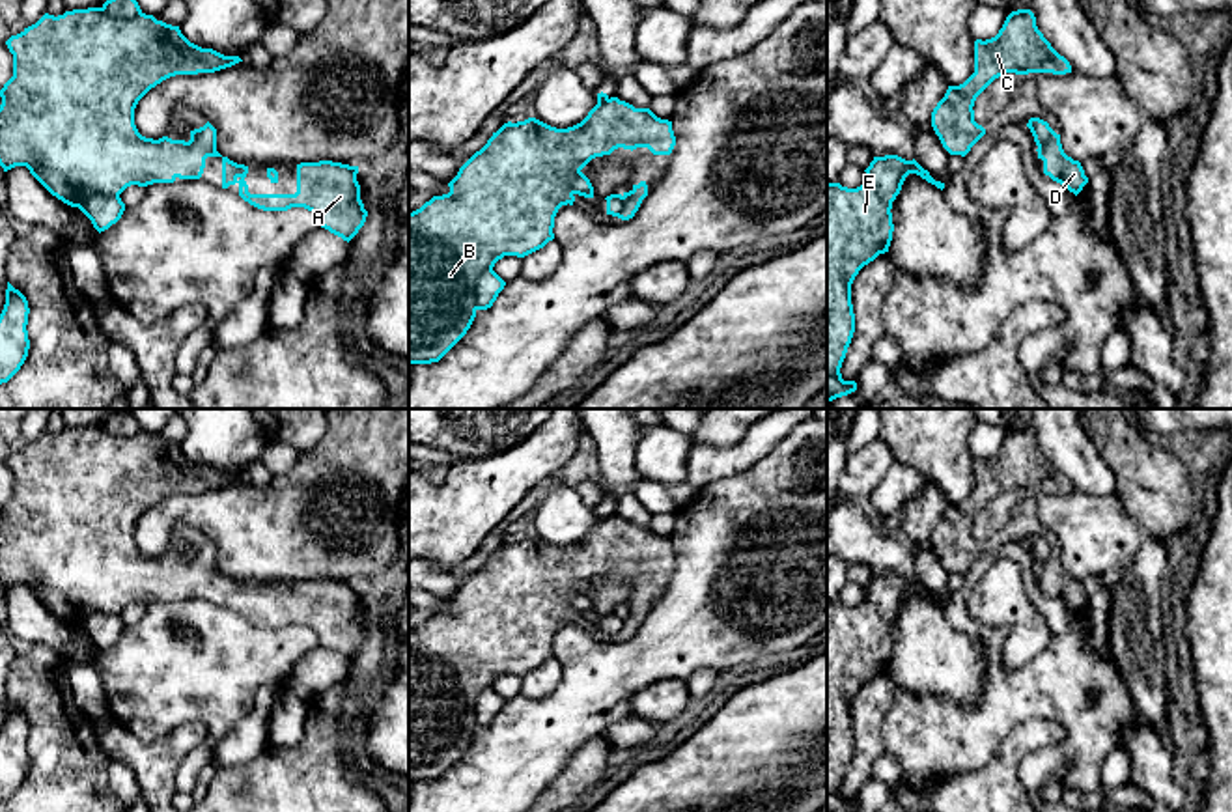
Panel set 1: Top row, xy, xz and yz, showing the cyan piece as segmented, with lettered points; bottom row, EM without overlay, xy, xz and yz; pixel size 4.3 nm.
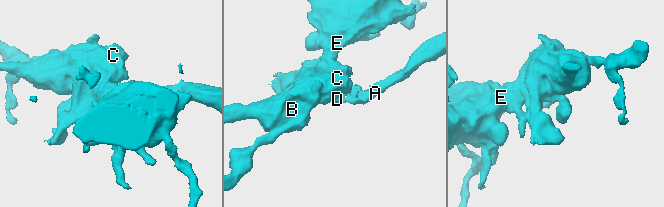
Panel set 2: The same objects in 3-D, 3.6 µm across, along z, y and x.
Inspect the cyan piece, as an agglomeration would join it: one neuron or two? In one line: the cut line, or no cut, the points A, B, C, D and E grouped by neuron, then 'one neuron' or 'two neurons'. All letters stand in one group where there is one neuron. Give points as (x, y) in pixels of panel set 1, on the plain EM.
xz (491, 686), (476, 702), (475, 727) | A B C D / E | two neurons

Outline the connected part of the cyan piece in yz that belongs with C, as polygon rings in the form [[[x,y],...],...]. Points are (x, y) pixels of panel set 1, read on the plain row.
[[[1030,427],[1012,429],[999,452],[974,459],[974,491],[959,504],[948,504],[931,530],[931,545],[950,573],[965,575],[986,553],[974,539],[976,515],[1006,491],[1071,491],[1070,480],[1060,474],[1036,444]]]

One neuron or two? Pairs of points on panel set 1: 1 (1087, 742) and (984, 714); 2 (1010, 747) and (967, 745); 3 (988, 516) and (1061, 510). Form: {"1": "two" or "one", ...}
{"1": "one", "2": "two", "3": "one"}

